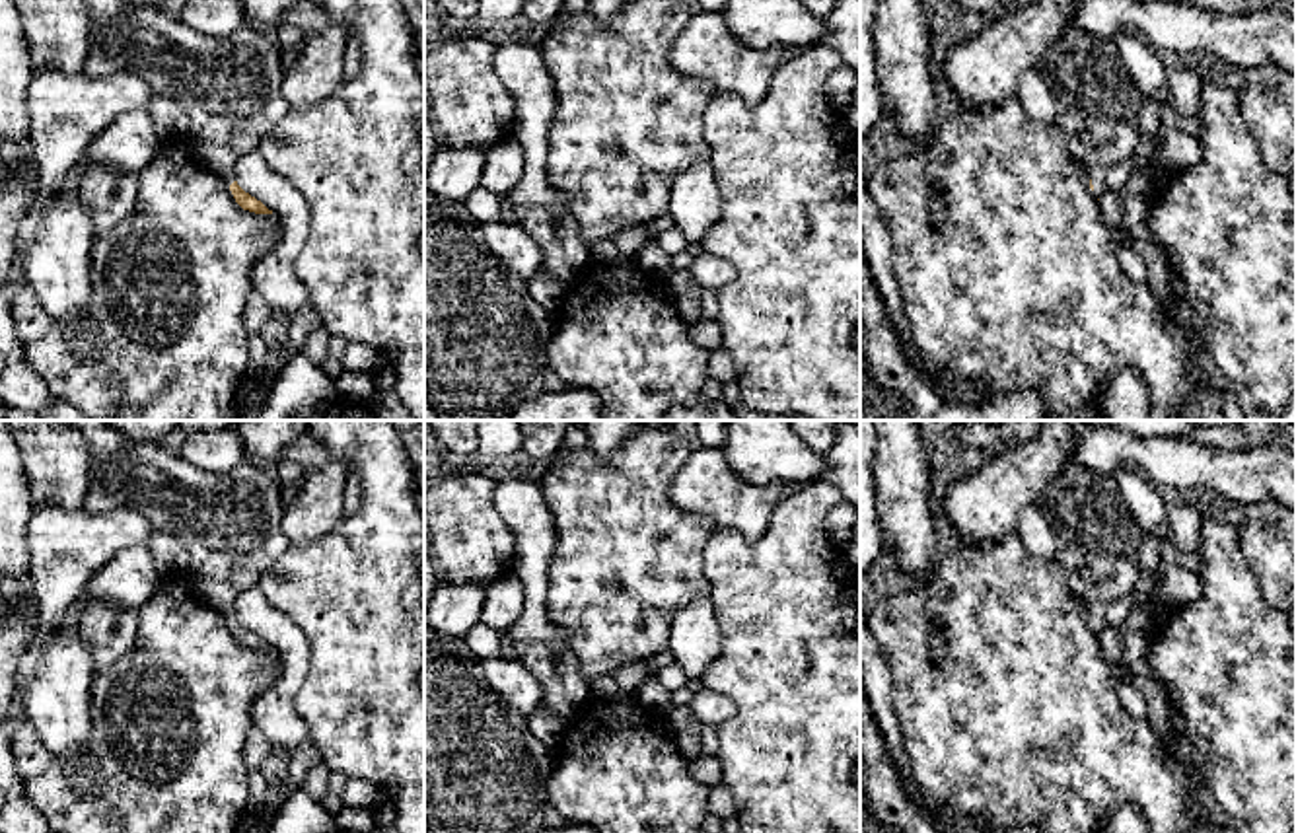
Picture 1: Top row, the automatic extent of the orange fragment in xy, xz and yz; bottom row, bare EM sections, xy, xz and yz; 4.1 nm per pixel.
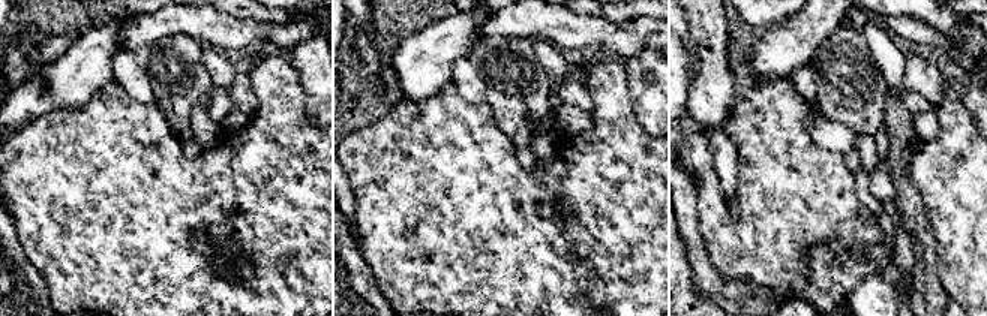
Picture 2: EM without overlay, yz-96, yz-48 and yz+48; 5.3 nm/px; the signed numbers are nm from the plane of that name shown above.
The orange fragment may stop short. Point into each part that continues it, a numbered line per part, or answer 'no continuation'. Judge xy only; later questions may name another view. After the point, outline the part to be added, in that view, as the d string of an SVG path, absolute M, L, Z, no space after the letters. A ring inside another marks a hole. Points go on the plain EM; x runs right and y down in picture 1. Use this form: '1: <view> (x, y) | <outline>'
1: xy (230, 524) | M62 420L76 428L90 448L88 490L84 510L103 514L117 508L130 508L144 514L154 527L175 535L187 549L187 580L198 598L212 609L226 615L228 625L235 617L235 599L259 588L263 574L288 551L290 541L282 529L286 512L284 489L276 469L243 461L232 471L212 473L183 459L179 453L165 450L160 442L134 442L105 420Z

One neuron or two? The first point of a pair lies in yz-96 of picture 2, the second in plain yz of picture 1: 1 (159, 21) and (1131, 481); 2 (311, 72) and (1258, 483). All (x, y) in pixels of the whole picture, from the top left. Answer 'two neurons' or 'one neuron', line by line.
1: two neurons
2: two neurons

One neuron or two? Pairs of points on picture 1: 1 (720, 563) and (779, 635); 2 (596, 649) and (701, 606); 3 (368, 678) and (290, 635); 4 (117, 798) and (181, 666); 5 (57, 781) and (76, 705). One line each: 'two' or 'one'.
1: one
2: two
3: two
4: one
5: two

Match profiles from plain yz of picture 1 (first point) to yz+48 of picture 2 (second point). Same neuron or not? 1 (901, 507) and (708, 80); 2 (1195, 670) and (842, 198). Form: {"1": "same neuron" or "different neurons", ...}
{"1": "same neuron", "2": "same neuron"}

